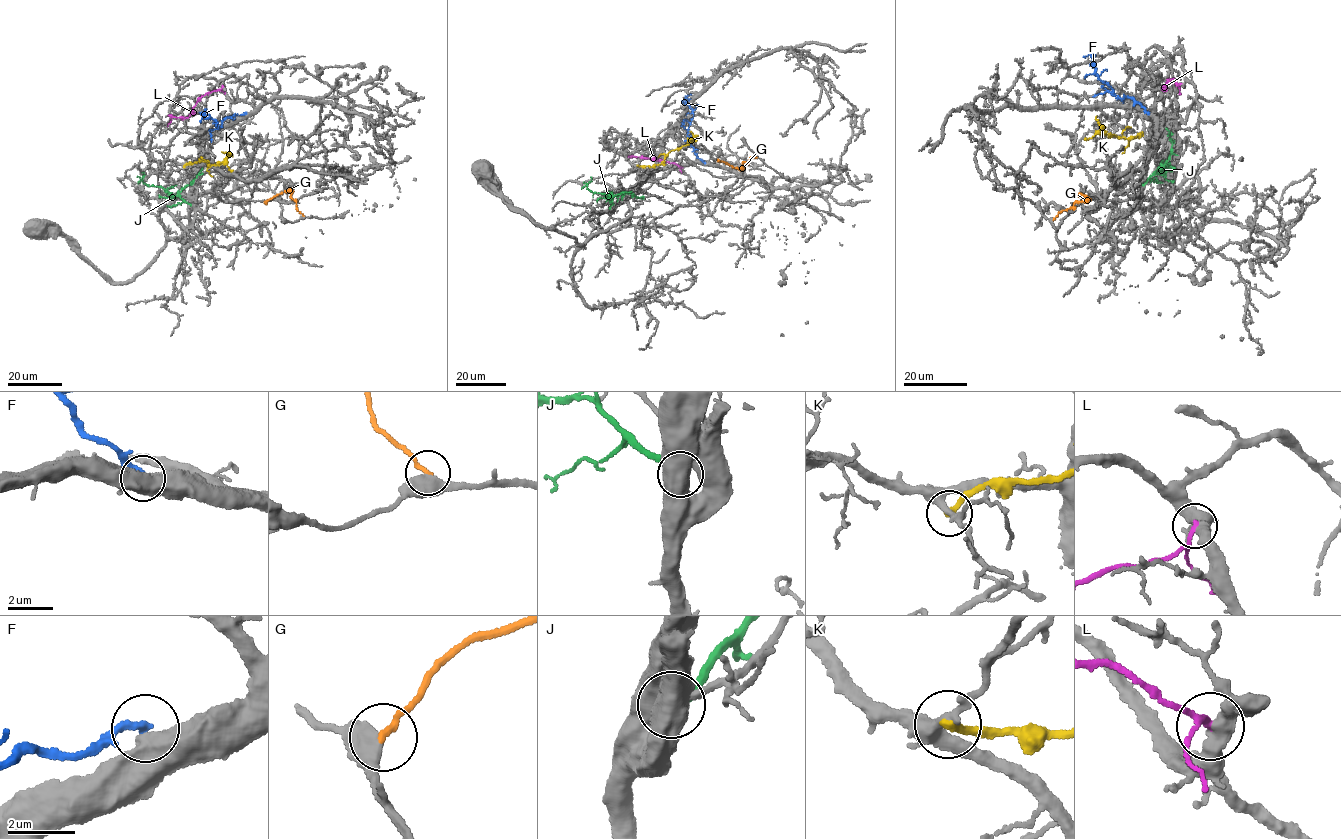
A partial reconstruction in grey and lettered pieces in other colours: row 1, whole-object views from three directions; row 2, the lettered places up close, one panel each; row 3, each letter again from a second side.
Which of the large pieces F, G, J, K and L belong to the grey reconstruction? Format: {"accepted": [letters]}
{"accepted": ["G"]}

